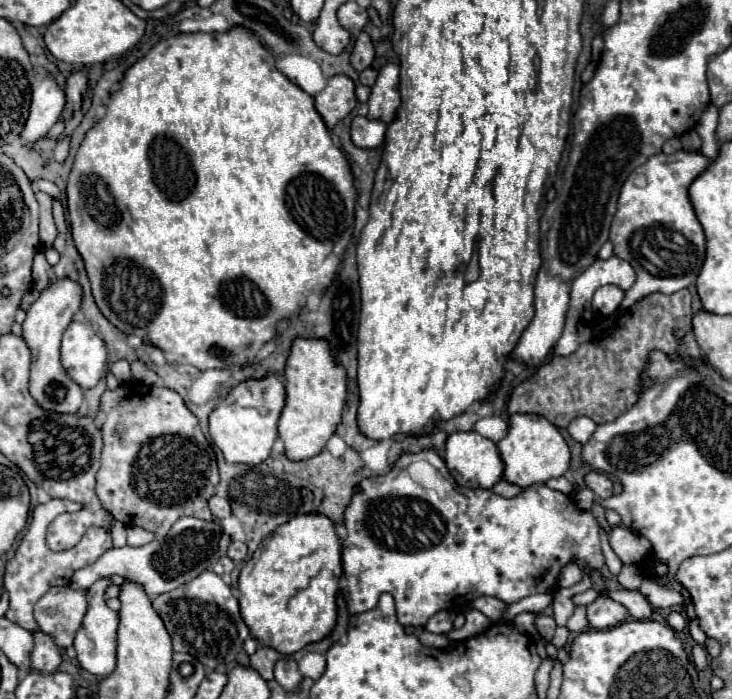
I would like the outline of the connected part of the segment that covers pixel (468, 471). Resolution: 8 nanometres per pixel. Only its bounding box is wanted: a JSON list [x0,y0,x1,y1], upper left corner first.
[445,432,503,488]

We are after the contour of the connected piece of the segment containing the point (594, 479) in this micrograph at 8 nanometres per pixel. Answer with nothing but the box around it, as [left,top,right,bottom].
[585,472,613,498]

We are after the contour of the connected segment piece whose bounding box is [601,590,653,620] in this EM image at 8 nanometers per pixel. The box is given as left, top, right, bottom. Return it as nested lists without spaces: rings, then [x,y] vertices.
[[[603,590],[601,594],[607,594],[607,596],[611,596],[615,602],[623,604],[623,606],[629,610],[629,614],[631,614],[633,618],[637,618],[637,620],[649,618],[651,612],[653,612],[653,608],[651,608],[651,604],[647,602],[647,598],[641,596],[639,592],[631,592],[631,590],[617,590],[617,592],[615,592],[615,590]]]

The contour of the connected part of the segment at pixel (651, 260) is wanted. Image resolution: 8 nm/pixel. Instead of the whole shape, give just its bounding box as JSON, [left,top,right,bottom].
[609,150,709,310]

